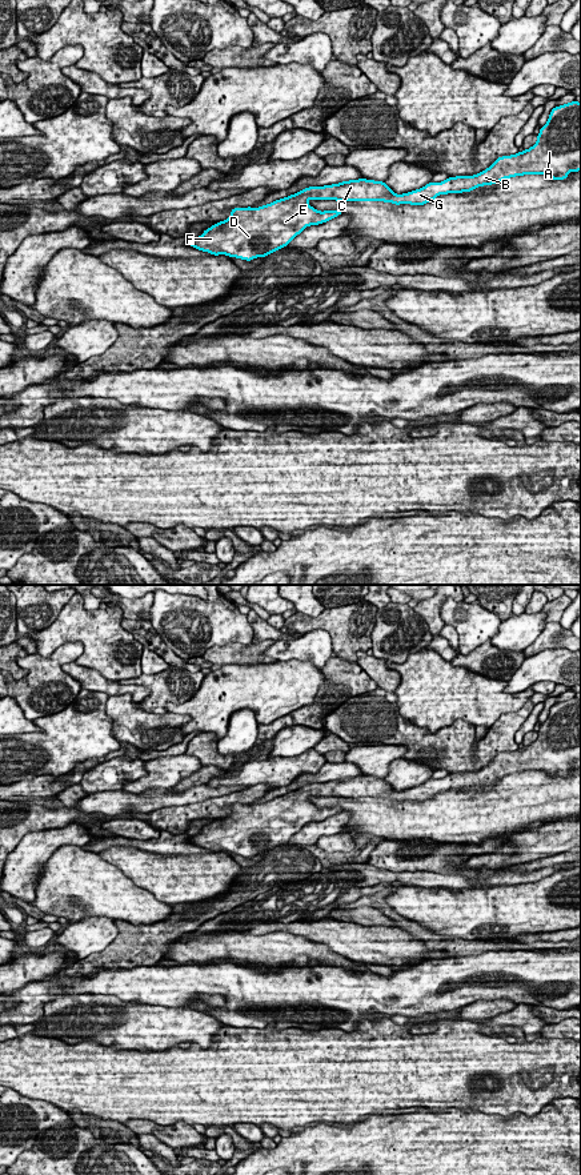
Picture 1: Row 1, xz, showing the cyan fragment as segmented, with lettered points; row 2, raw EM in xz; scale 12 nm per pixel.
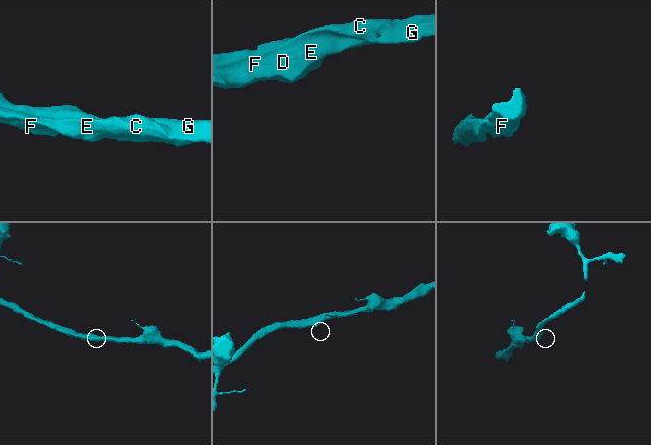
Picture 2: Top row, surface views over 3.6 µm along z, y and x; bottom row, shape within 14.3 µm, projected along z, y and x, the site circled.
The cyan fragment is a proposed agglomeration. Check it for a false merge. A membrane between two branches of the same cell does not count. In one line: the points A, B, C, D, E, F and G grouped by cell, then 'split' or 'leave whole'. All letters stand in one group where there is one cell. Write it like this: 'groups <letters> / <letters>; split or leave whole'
groups A B C D E F G; leave whole

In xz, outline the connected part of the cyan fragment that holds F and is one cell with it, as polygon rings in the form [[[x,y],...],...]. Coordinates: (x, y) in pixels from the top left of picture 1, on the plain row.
[[[581,699],[554,703],[537,739],[522,749],[501,753],[485,767],[473,773],[448,774],[441,779],[396,791],[384,778],[357,775],[324,783],[308,783],[288,794],[259,805],[233,805],[231,813],[200,834],[189,835],[189,843],[213,853],[225,851],[245,858],[285,845],[306,823],[324,821],[341,807],[320,809],[308,798],[382,798],[394,802],[424,802],[440,791],[473,789],[505,775],[524,771],[545,771],[552,777],[566,777],[570,769],[581,767]]]

